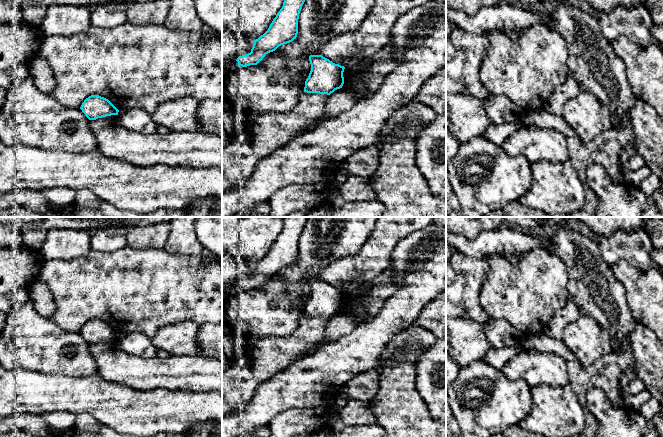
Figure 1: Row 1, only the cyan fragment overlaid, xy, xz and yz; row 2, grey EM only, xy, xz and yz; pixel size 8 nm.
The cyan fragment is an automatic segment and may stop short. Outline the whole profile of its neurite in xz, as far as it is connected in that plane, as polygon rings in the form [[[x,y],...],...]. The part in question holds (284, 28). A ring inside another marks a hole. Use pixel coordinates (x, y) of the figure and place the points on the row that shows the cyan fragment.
[[[284,0],[282,8],[268,30],[254,40],[251,52],[237,58],[238,65],[242,67],[257,65],[266,54],[296,39],[299,14],[304,2],[305,0]]]

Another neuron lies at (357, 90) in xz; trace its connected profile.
[[[359,80],[353,82],[350,87],[345,86],[344,88],[351,96],[357,101],[364,98],[364,92],[366,91],[366,85]]]

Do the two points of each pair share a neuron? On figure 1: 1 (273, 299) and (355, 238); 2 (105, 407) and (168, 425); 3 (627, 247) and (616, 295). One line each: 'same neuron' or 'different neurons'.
1: same neuron
2: same neuron
3: different neurons

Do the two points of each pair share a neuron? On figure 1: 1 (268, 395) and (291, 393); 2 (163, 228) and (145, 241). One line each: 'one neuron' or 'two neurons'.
1: one neuron
2: one neuron

